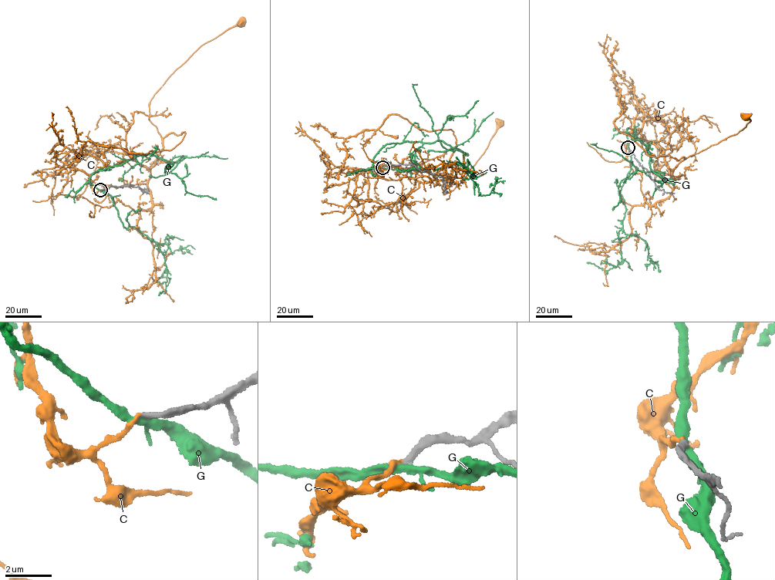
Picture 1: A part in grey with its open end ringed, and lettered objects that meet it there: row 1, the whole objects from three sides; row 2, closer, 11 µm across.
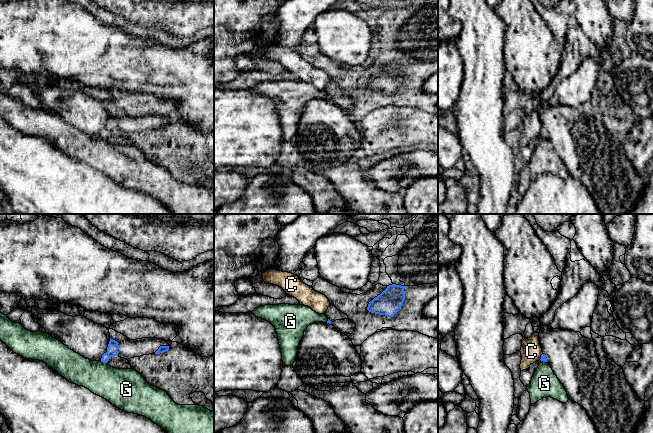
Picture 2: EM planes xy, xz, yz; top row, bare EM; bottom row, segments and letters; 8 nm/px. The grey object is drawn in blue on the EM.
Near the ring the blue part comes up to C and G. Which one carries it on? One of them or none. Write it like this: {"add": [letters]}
{"add": []}

